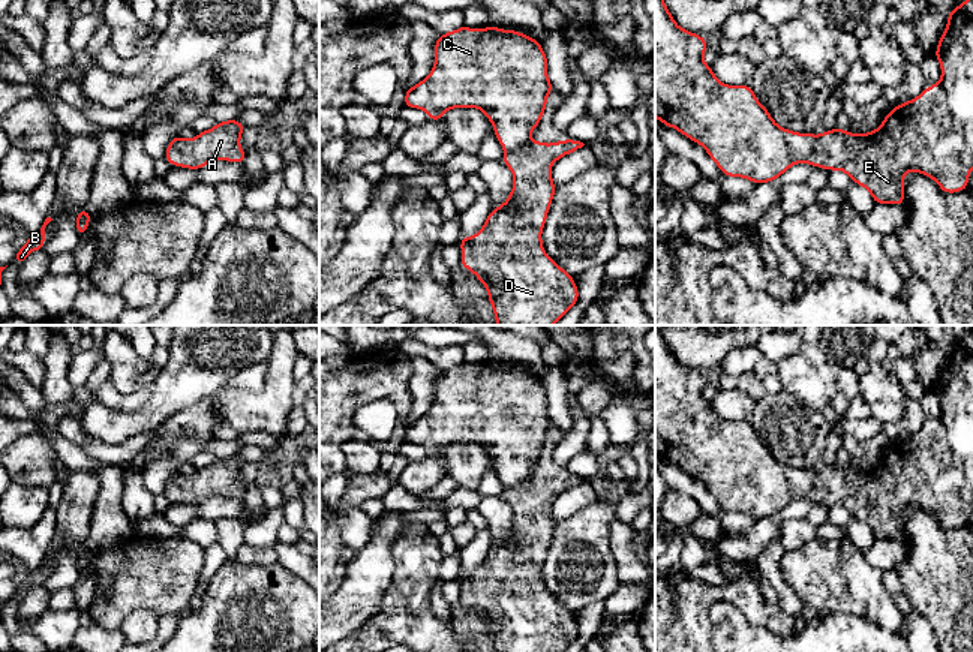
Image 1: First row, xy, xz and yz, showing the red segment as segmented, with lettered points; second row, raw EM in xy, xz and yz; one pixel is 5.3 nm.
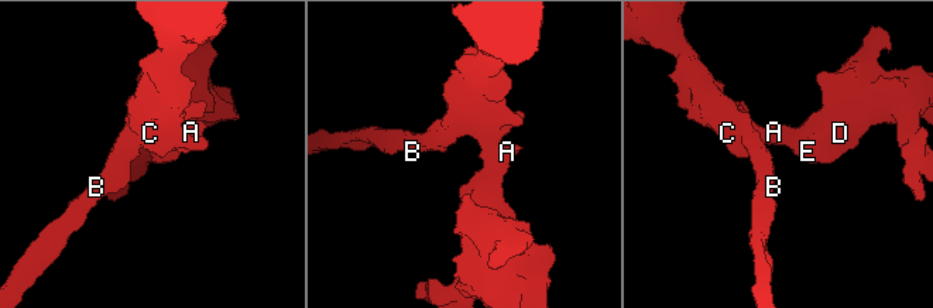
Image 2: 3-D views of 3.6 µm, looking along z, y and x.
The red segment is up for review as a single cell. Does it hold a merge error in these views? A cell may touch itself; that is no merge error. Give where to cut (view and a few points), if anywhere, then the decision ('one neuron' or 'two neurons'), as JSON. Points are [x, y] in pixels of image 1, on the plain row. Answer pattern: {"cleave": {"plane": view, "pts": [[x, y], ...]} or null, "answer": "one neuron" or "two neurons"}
{"cleave": {"plane": "yz", "pts": [[817, 472], [807, 496]]}, "answer": "two neurons"}

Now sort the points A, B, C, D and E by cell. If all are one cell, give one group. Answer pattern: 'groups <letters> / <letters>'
groups A D E / B C

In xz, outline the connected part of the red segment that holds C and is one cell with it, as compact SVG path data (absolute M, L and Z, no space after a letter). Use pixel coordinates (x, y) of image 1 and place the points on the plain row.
M463 361L438 373L433 405L426 415L405 427L405 442L426 447L433 457L439 457L451 444L478 444L493 460L504 486L513 487L528 480L552 426L547 393L538 376L493 361L481 366Z

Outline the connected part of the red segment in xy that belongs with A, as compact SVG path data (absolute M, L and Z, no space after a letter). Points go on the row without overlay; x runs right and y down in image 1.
M237 454L216 459L214 463L198 469L192 475L180 474L174 481L169 480L165 495L172 502L199 505L211 496L229 496L243 499L246 489L240 483L240 471L246 462Z

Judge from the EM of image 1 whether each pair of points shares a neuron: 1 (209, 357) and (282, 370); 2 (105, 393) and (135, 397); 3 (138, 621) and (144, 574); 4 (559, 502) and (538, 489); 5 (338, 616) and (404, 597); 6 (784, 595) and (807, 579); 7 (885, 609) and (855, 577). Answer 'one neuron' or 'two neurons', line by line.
1: two neurons
2: one neuron
3: two neurons
4: two neurons
5: two neurons
6: two neurons
7: one neuron

